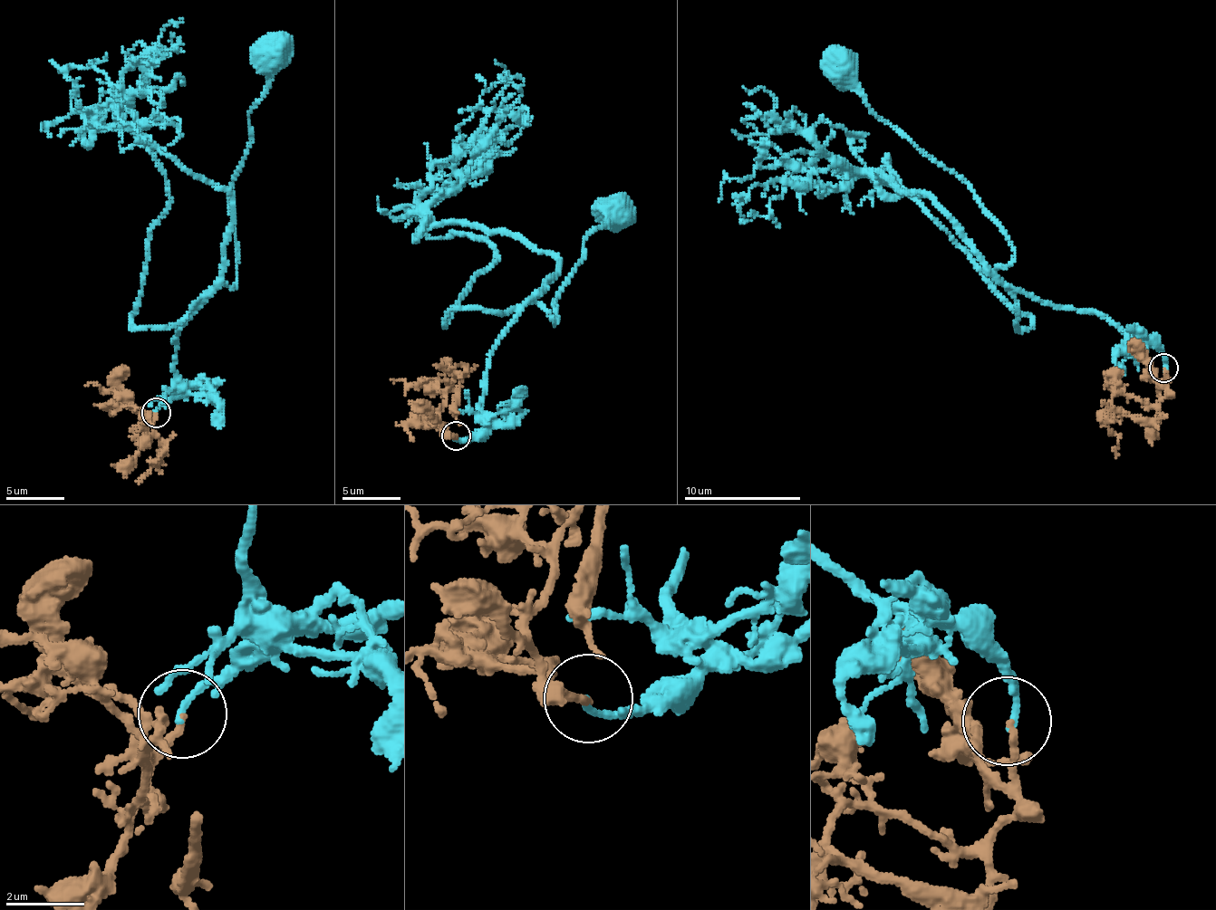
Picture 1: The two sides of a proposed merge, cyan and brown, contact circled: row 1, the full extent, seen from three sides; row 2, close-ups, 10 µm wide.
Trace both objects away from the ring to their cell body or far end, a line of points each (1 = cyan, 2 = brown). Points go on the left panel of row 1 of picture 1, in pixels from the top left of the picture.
1: (157, 414), (184, 386), (174, 370), (176, 332), (217, 287), (236, 283), (230, 186), (275, 54)
2: (157, 414), (145, 436), (138, 441), (145, 424), (153, 426), (164, 451), (139, 483)

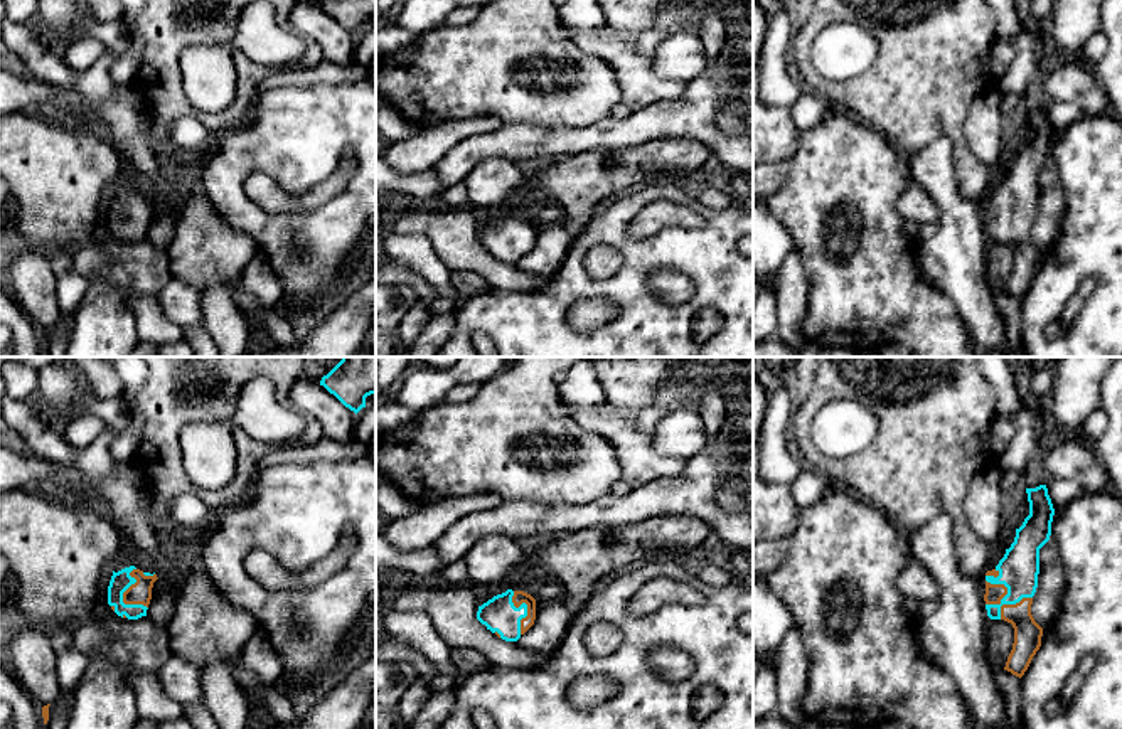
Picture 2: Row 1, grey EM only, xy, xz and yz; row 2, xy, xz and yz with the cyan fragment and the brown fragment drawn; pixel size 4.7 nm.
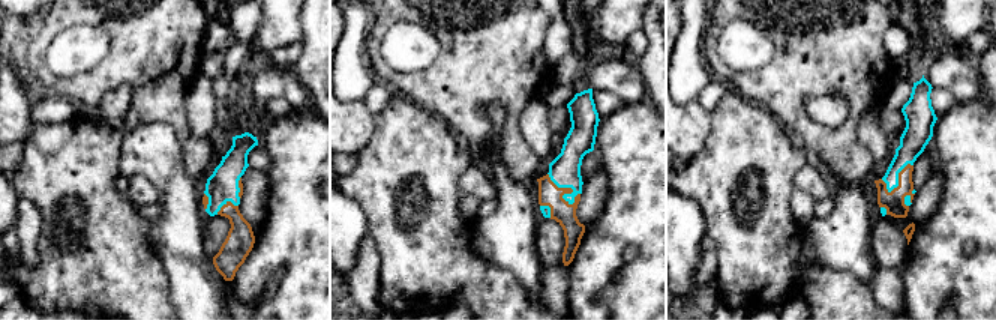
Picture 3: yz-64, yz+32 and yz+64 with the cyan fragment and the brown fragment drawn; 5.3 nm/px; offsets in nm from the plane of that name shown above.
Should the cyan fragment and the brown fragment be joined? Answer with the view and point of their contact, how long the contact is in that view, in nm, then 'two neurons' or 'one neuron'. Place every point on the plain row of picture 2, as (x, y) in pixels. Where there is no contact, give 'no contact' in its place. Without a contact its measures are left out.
yz (1001, 223) | 240 nm | two neurons

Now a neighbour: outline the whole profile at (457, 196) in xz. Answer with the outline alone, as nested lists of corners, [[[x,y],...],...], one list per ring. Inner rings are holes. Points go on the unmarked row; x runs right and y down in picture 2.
[[[455,184],[441,192],[443,202],[450,209],[467,209],[468,205],[468,190],[463,184]]]

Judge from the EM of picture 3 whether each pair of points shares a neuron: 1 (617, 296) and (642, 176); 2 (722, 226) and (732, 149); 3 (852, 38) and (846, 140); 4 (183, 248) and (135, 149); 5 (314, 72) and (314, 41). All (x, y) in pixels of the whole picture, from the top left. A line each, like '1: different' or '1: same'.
1: same
2: same
3: same
4: same
5: same

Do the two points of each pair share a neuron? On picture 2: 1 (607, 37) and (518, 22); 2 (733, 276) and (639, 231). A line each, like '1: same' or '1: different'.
1: different
2: different

